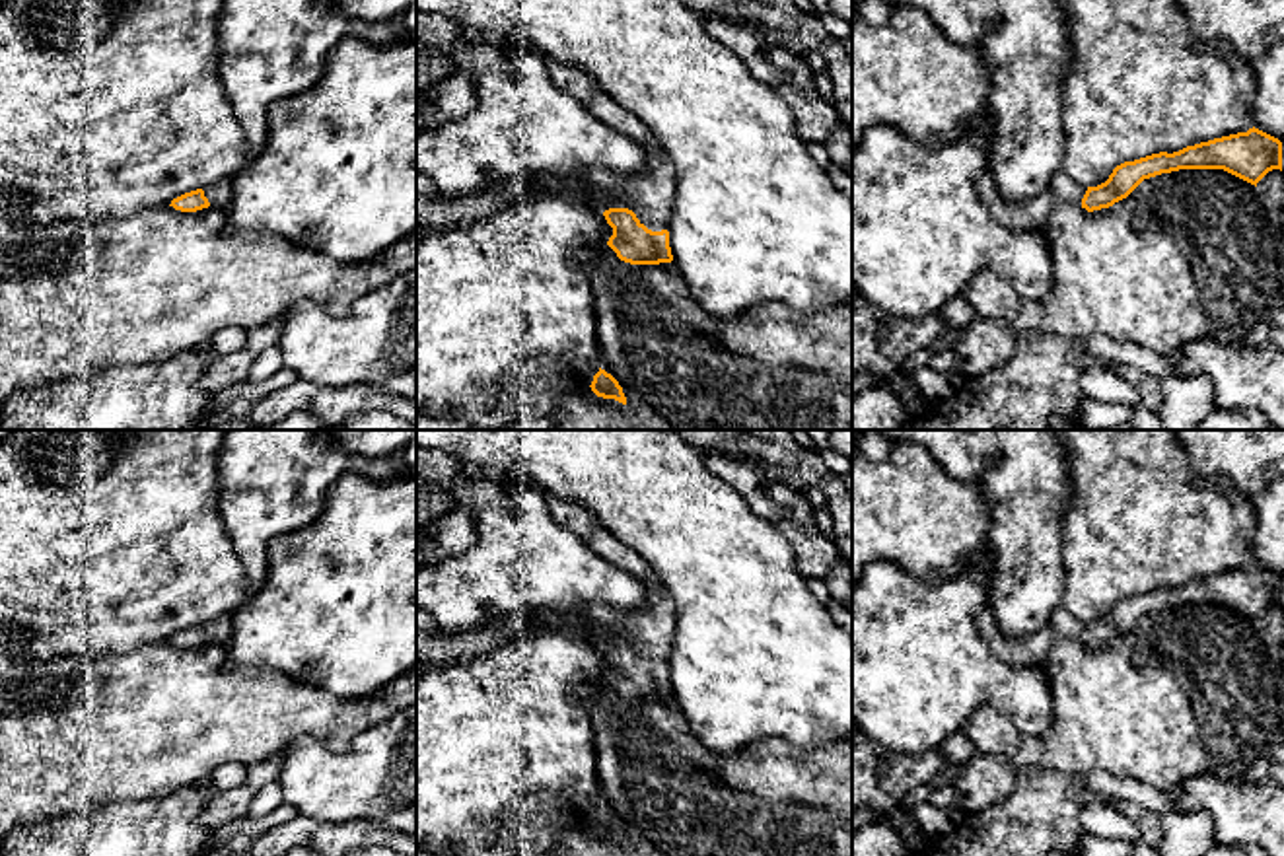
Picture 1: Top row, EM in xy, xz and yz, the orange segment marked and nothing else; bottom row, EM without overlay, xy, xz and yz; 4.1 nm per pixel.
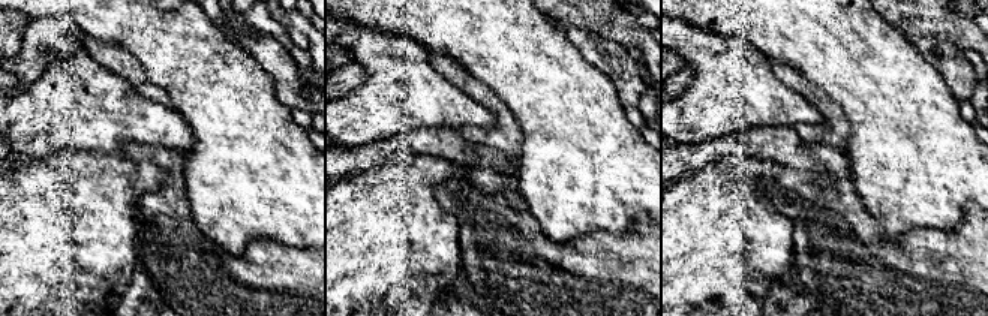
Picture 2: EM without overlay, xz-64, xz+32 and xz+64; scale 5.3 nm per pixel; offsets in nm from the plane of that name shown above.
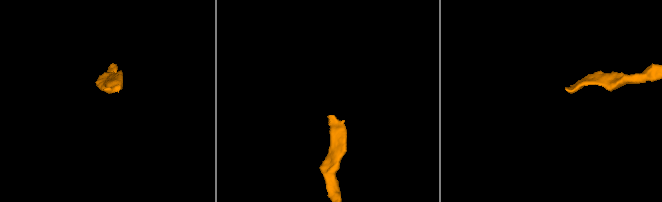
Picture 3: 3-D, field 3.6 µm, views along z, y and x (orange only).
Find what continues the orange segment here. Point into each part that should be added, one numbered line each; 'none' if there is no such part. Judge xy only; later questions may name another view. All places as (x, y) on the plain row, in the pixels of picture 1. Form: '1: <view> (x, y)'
1: xy (220, 631)

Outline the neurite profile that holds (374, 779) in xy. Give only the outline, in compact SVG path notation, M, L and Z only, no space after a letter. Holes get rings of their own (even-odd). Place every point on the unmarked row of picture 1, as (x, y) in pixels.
M416 704L358 733L346 749L333 751L321 739L302 735L278 755L276 782L284 802L319 823L368 819L416 833Z

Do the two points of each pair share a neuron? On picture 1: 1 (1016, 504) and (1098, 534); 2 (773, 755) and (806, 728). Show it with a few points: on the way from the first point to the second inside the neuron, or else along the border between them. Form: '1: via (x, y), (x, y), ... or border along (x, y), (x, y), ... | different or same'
1: border along (1070, 477), (1070, 506), (1063, 524), (1065, 569) | different
2: border along (831, 744), (802, 748), (761, 738), (744, 748) | different

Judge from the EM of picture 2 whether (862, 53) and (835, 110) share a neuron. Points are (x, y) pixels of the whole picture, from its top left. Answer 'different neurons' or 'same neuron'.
different neurons

